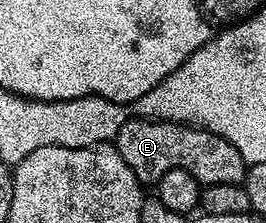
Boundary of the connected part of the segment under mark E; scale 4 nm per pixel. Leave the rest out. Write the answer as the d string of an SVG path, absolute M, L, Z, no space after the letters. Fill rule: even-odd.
M131 117L117 133L113 145L121 153L125 165L133 169L140 184L158 184L159 178L169 169L180 167L189 173L201 185L209 183L242 184L247 176L248 164L244 163L241 153L233 149L229 141L217 137L212 131L203 131L200 127L185 127L182 123L152 121L147 117Z

